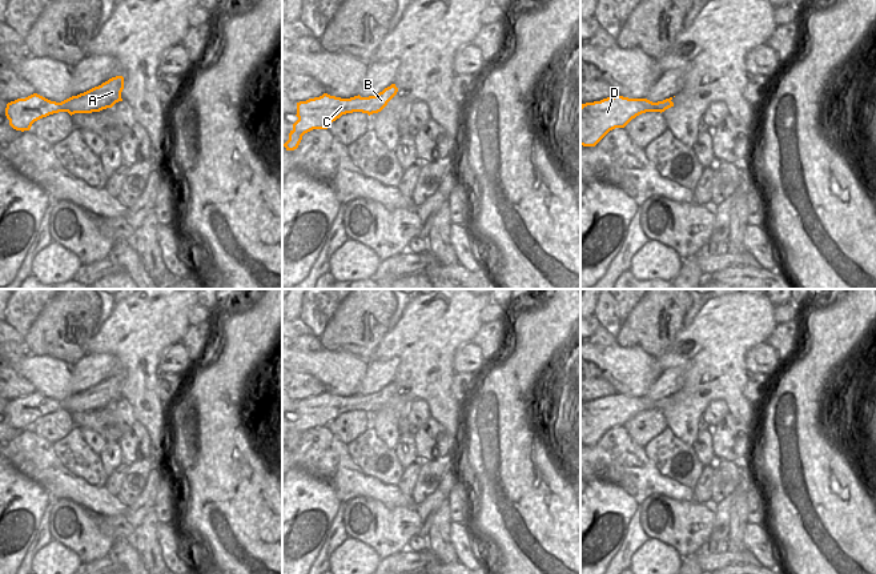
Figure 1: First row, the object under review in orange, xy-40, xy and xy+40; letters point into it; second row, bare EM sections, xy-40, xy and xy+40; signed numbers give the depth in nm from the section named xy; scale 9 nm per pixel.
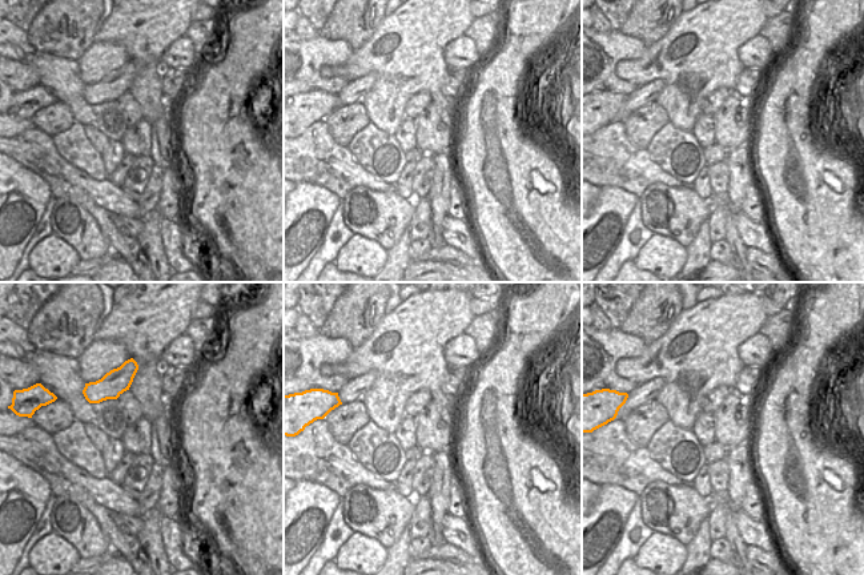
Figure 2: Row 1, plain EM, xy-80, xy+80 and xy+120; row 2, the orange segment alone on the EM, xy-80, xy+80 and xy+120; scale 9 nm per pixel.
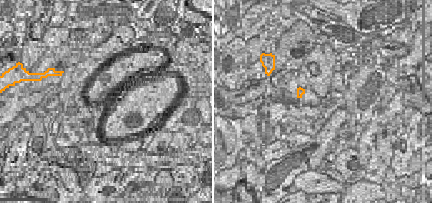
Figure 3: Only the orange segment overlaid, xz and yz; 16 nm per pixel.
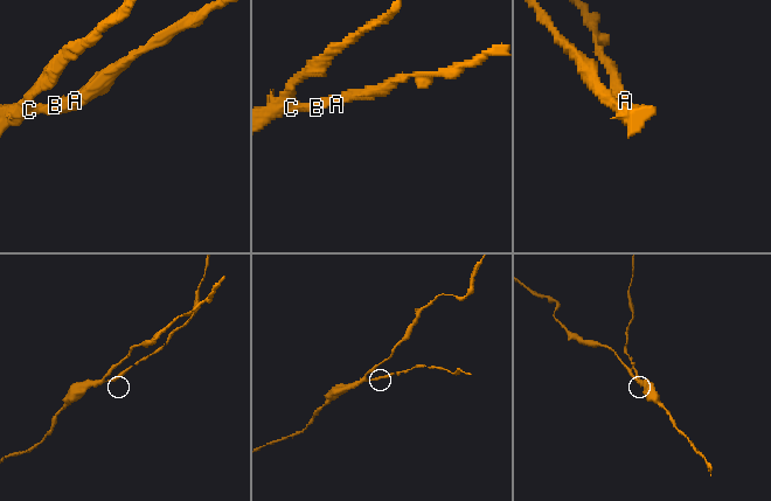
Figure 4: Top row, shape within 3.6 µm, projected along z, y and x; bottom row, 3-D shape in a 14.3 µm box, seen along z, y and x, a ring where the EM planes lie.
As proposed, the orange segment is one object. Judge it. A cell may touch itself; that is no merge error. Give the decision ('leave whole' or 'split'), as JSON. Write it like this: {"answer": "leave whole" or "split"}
{"answer": "leave whole"}

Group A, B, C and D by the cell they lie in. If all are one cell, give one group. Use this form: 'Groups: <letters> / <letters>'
Groups: A B C D

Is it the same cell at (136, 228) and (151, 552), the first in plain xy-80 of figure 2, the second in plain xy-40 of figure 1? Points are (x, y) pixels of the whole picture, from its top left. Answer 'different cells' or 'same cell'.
different cells

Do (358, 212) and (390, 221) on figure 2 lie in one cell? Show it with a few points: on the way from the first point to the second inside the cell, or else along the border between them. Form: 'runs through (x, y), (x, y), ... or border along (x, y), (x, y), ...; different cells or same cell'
runs through (366, 212), (382, 216); same cell

